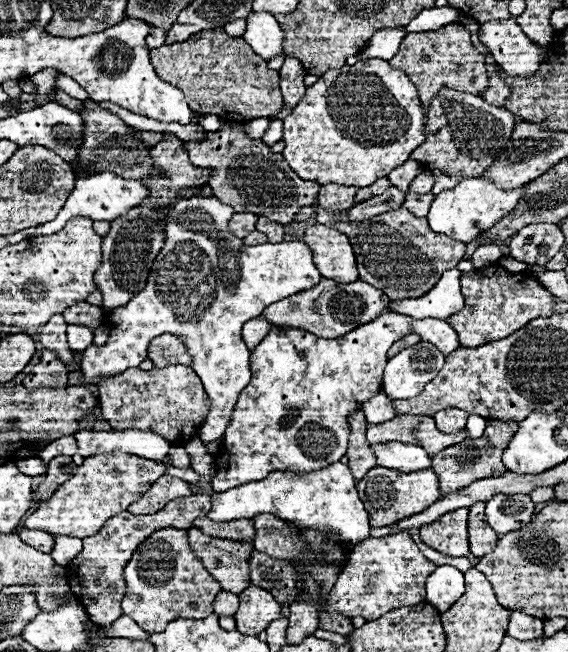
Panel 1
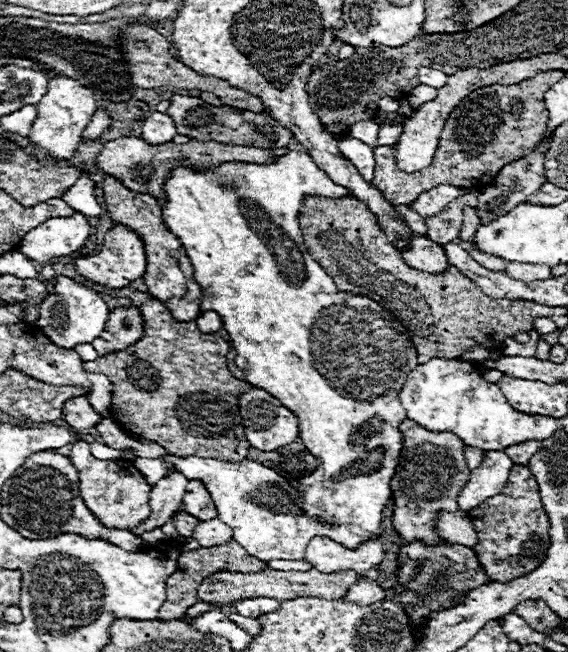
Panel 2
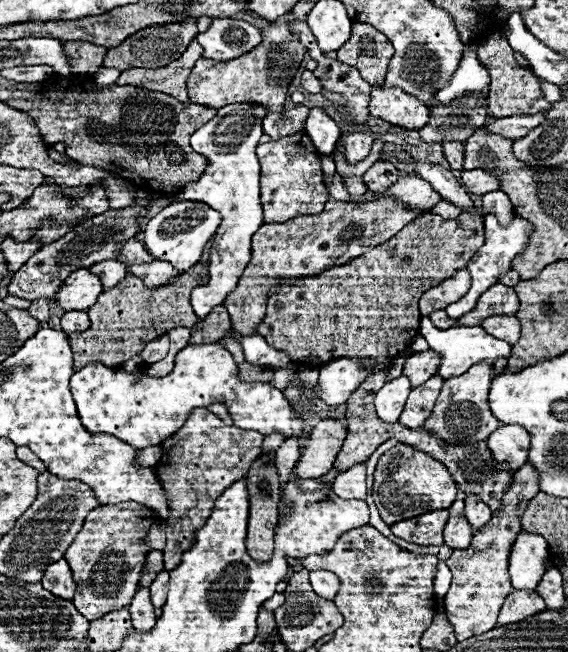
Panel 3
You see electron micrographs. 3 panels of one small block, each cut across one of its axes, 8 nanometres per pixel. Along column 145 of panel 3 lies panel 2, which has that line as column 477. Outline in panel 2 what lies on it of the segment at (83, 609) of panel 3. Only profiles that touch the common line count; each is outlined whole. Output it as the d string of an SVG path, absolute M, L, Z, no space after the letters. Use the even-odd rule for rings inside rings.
M514 464L506 488L498 496L488 498L488 502L482 502L476 510L470 510L468 518L472 518L472 526L476 526L478 534L478 544L474 546L476 558L480 568L490 576L490 582L504 584L522 578L544 562L550 546L550 522L528 466Z

